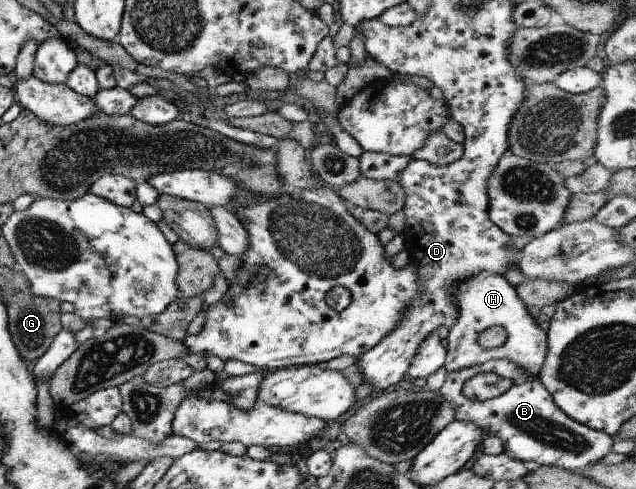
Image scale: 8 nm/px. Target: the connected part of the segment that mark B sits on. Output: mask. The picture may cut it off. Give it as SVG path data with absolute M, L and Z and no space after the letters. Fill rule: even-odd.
M489 359L473 367L446 372L445 381L438 392L451 405L455 420L475 423L475 427L483 429L484 436L500 439L504 447L503 453L517 461L559 467L573 472L577 467L599 462L611 452L611 446L616 440L602 431L595 431L569 419L555 407L551 395L538 377L527 377L515 363L509 363L507 359ZM477 373L495 373L497 377L508 378L512 384L505 393L497 397L487 401L471 401L463 397L461 387L464 380L471 379Z

